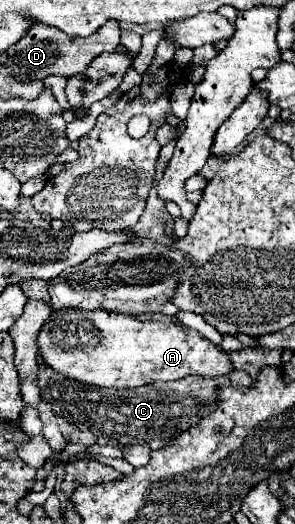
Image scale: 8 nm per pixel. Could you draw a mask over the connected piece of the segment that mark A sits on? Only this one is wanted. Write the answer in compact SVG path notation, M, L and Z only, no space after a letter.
M53 310L43 324L37 344L43 360L57 372L103 388L139 388L157 380L185 376L217 378L233 370L229 356L197 330L175 322L137 320L109 310Z

